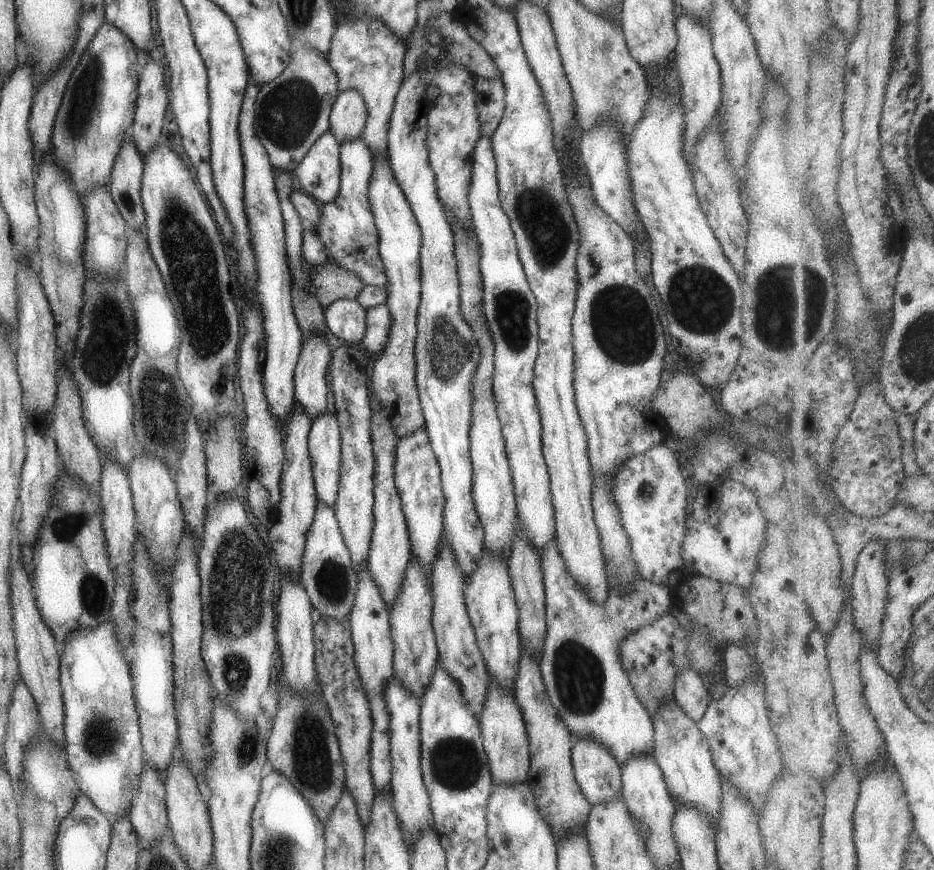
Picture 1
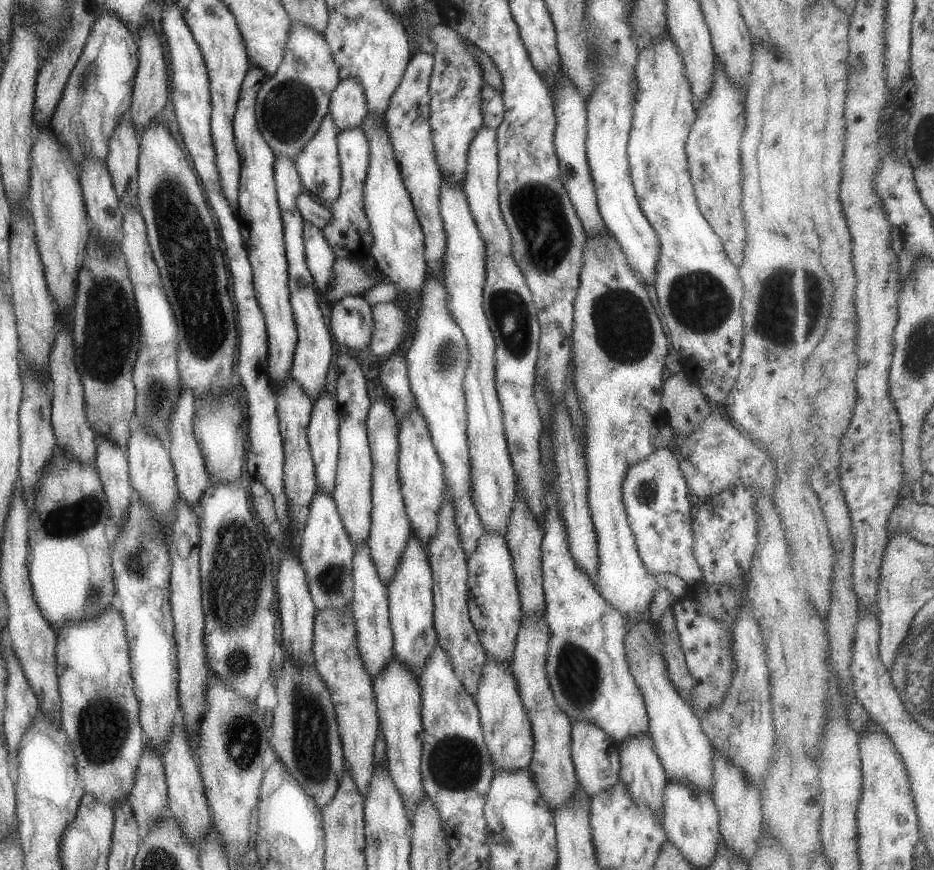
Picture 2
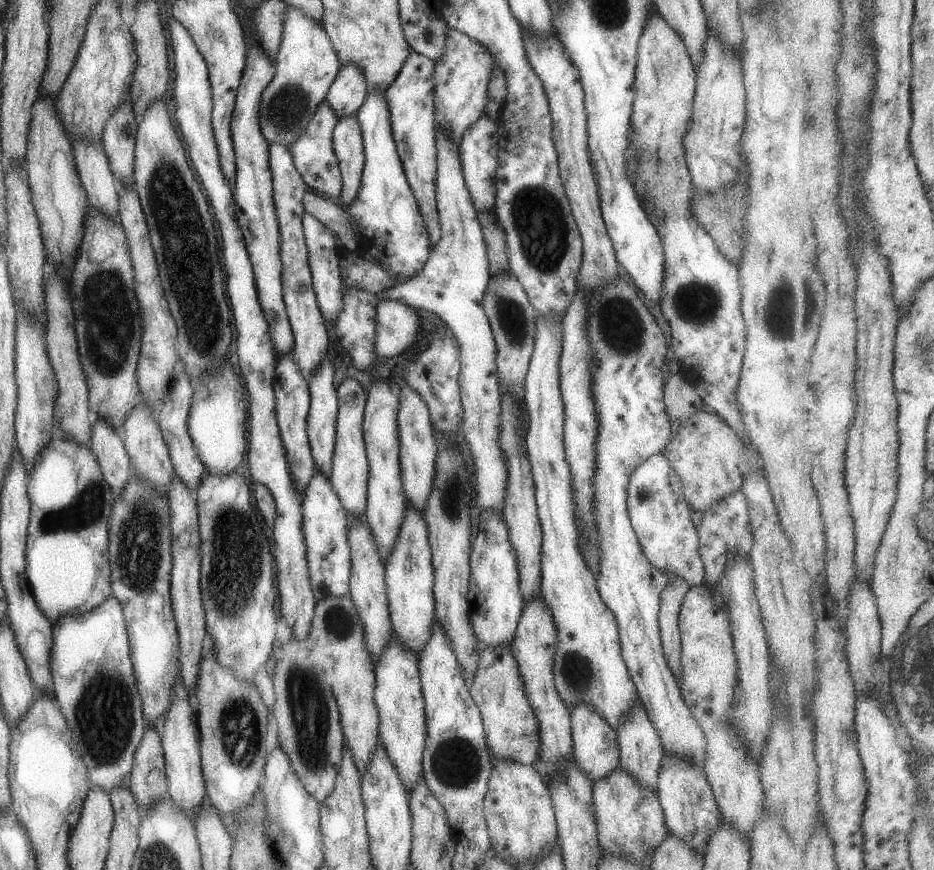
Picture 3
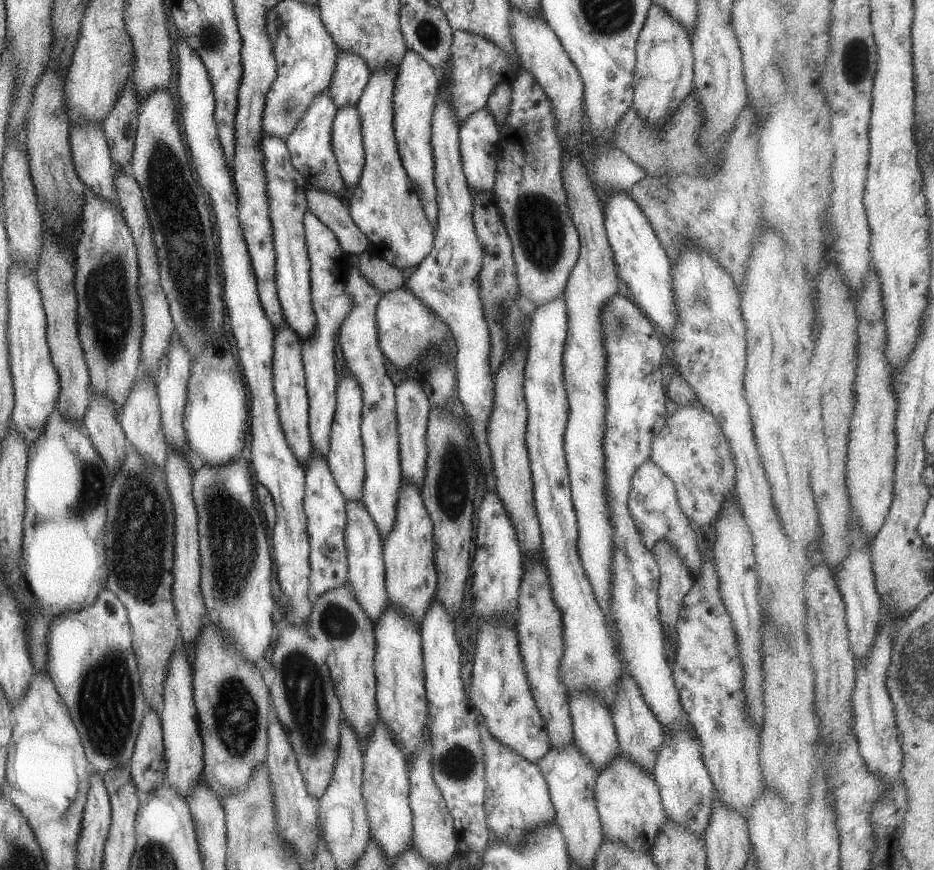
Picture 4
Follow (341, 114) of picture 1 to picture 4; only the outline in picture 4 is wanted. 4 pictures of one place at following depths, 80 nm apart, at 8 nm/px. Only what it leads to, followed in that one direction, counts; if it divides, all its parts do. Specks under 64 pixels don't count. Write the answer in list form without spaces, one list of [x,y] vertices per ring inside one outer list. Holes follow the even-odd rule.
[[[337,49],[336,56],[327,95],[333,100],[337,109],[349,104],[357,105],[370,76],[369,68],[365,60],[357,54]]]

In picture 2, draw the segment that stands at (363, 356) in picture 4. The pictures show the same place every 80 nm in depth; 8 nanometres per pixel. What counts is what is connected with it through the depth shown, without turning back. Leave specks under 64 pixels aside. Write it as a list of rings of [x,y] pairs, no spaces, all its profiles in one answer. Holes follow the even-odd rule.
[[[346,296],[330,305],[329,330],[333,340],[349,348],[366,348],[373,330],[370,304],[361,296]],[[384,395],[382,400],[373,402],[368,408],[366,435],[373,463],[371,479],[372,507],[366,545],[382,584],[387,586],[398,567],[398,560],[405,550],[406,540],[410,536],[411,528],[406,517],[397,476],[398,424],[393,414],[393,409]]]

